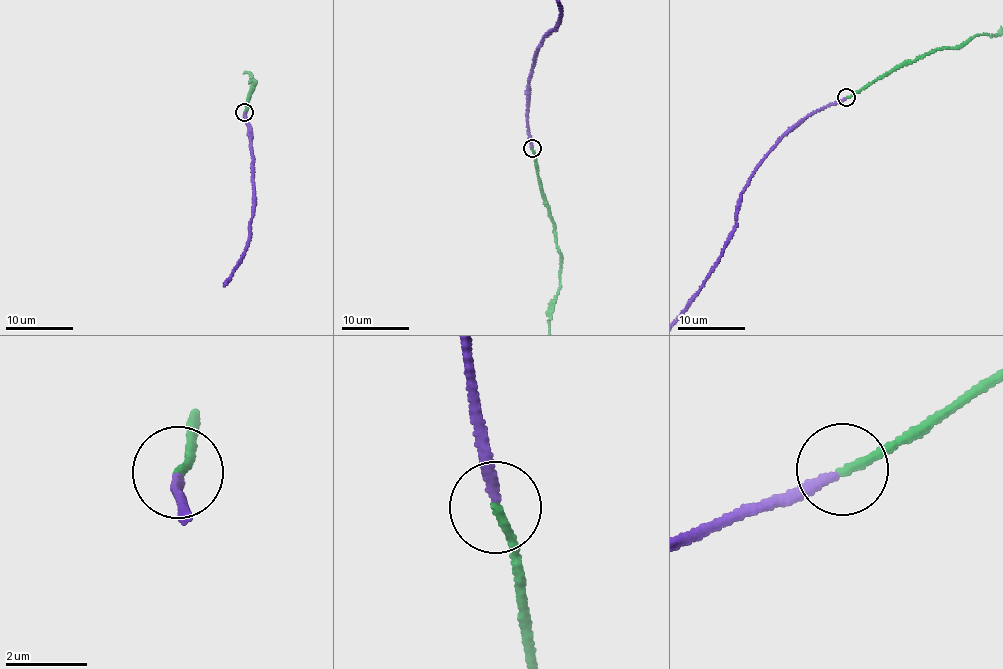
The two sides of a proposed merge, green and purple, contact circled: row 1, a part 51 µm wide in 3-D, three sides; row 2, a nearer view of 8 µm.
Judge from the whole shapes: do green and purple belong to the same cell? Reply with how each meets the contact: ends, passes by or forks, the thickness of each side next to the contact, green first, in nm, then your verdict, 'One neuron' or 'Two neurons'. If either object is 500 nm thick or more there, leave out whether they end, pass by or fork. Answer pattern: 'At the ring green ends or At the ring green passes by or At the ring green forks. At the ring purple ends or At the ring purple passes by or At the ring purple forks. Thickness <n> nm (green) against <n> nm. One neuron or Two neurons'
At the ring green ends. At the ring purple ends. Thickness 200 nm (green) against 240 nm. One neuron

